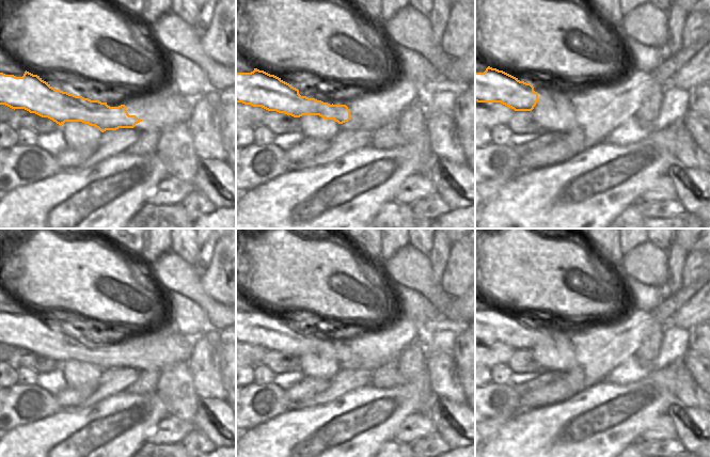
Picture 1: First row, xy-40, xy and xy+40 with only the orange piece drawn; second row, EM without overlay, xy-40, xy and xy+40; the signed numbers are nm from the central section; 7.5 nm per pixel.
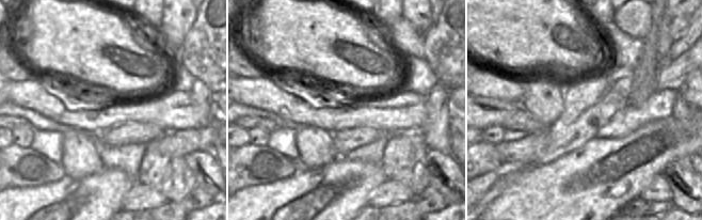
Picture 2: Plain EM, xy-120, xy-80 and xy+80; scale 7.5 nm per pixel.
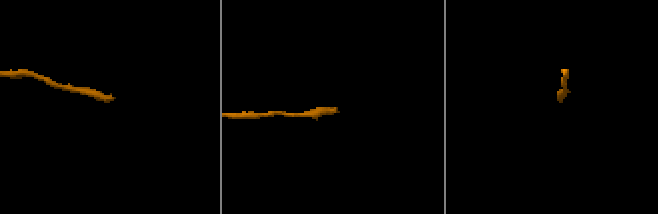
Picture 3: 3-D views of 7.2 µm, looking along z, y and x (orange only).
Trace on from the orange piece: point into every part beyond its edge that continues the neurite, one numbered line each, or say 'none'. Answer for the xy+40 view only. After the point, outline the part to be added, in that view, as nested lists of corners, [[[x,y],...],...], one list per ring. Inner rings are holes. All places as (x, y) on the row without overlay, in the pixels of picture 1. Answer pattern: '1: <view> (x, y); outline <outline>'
none

